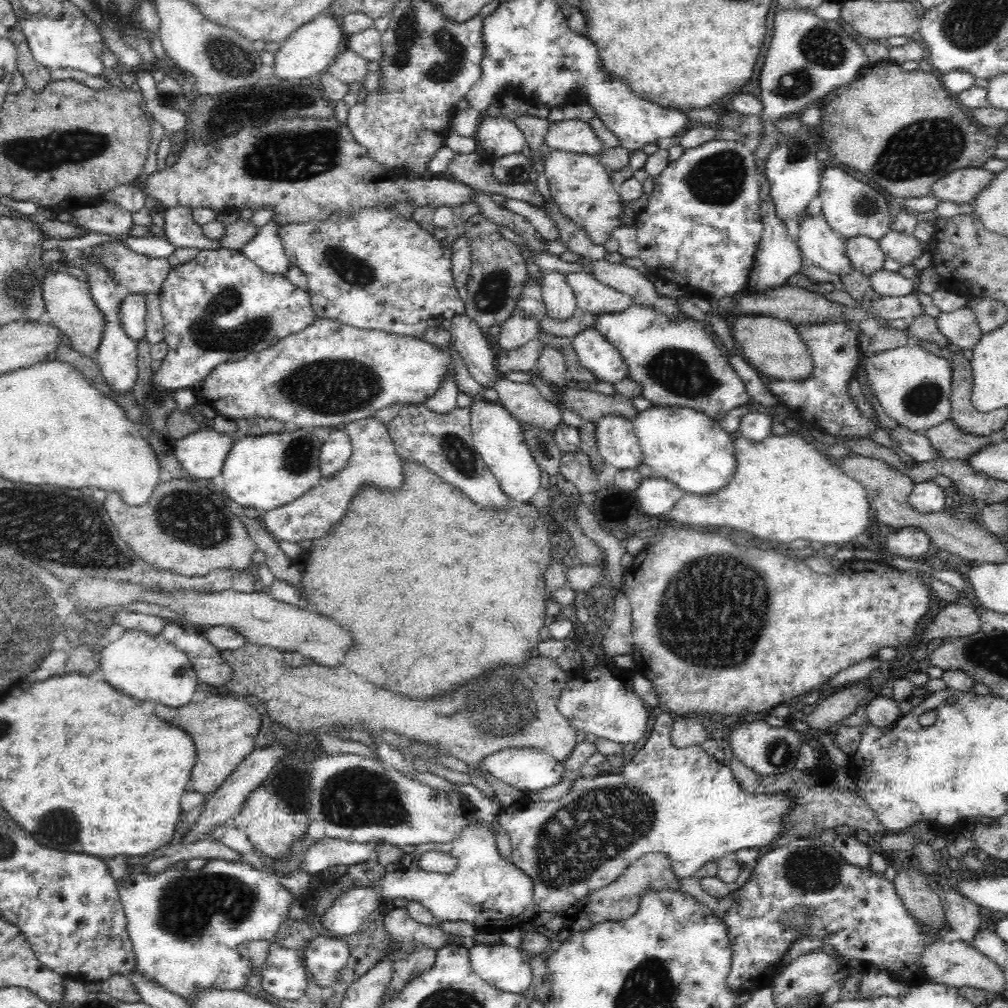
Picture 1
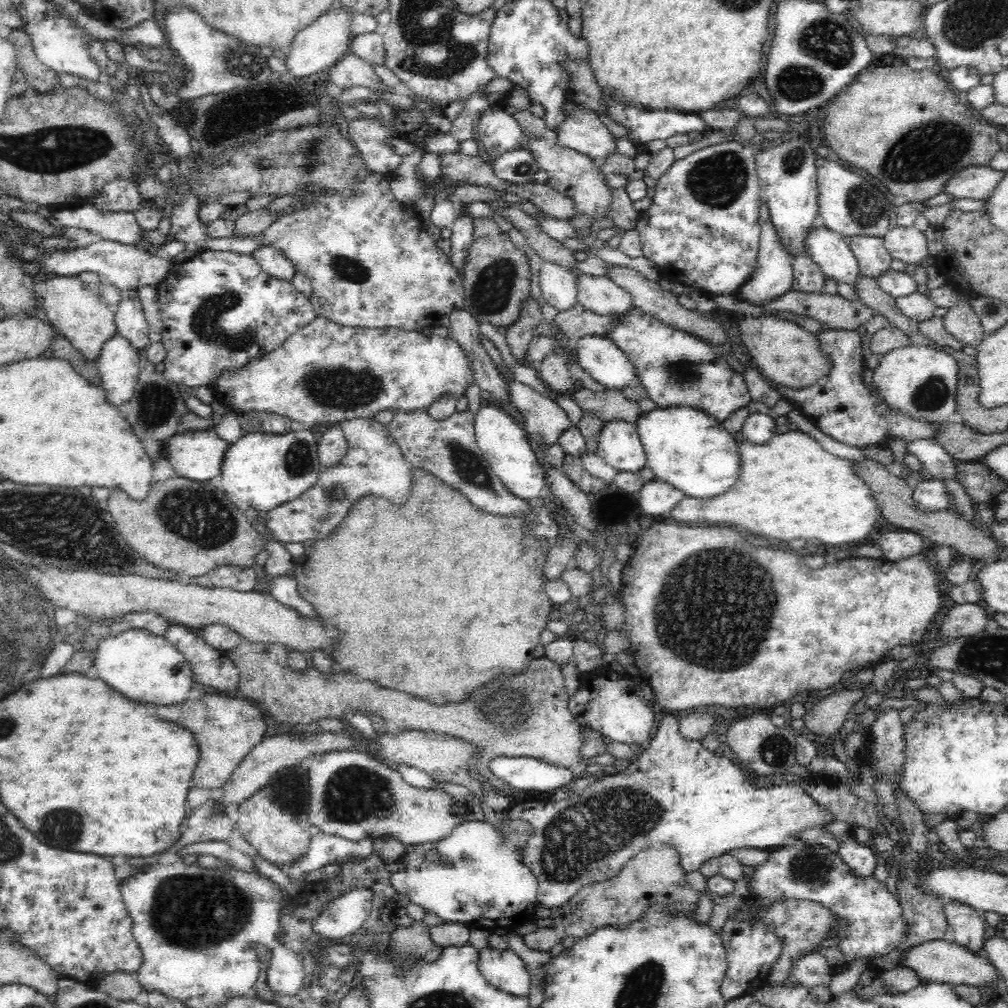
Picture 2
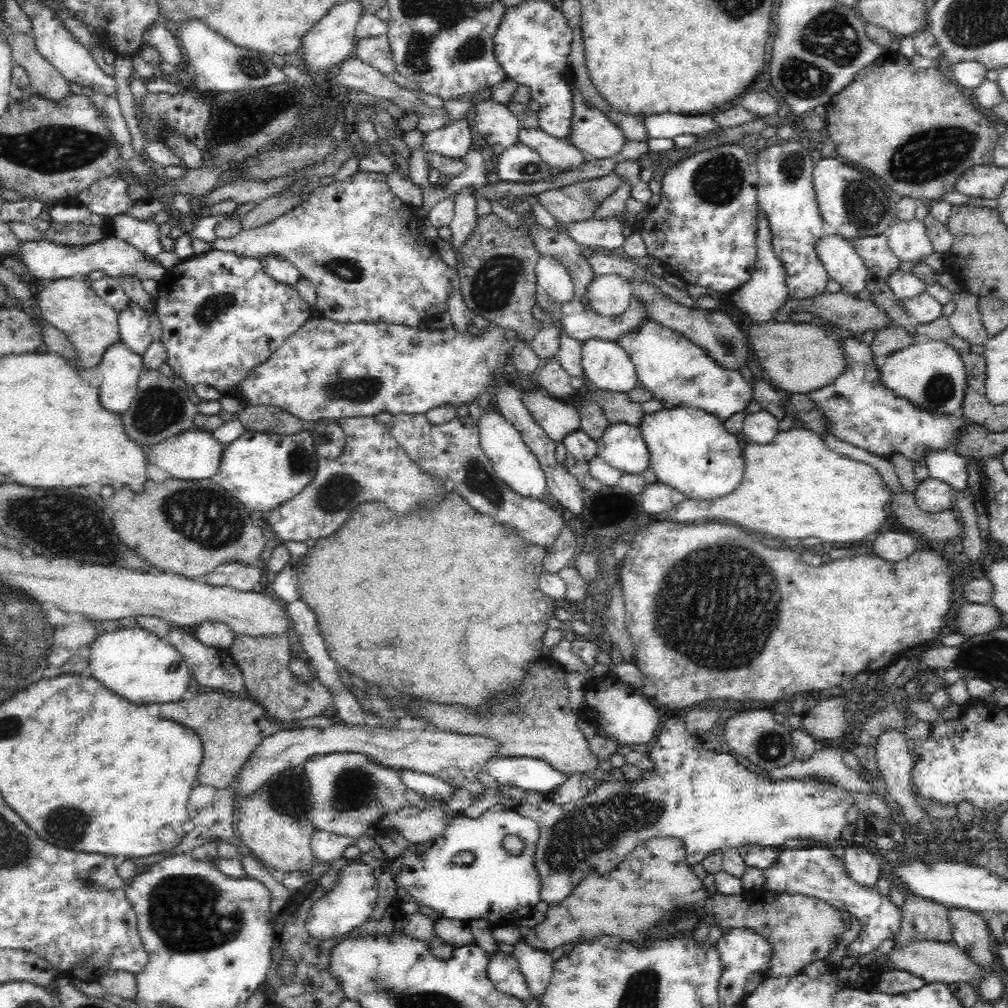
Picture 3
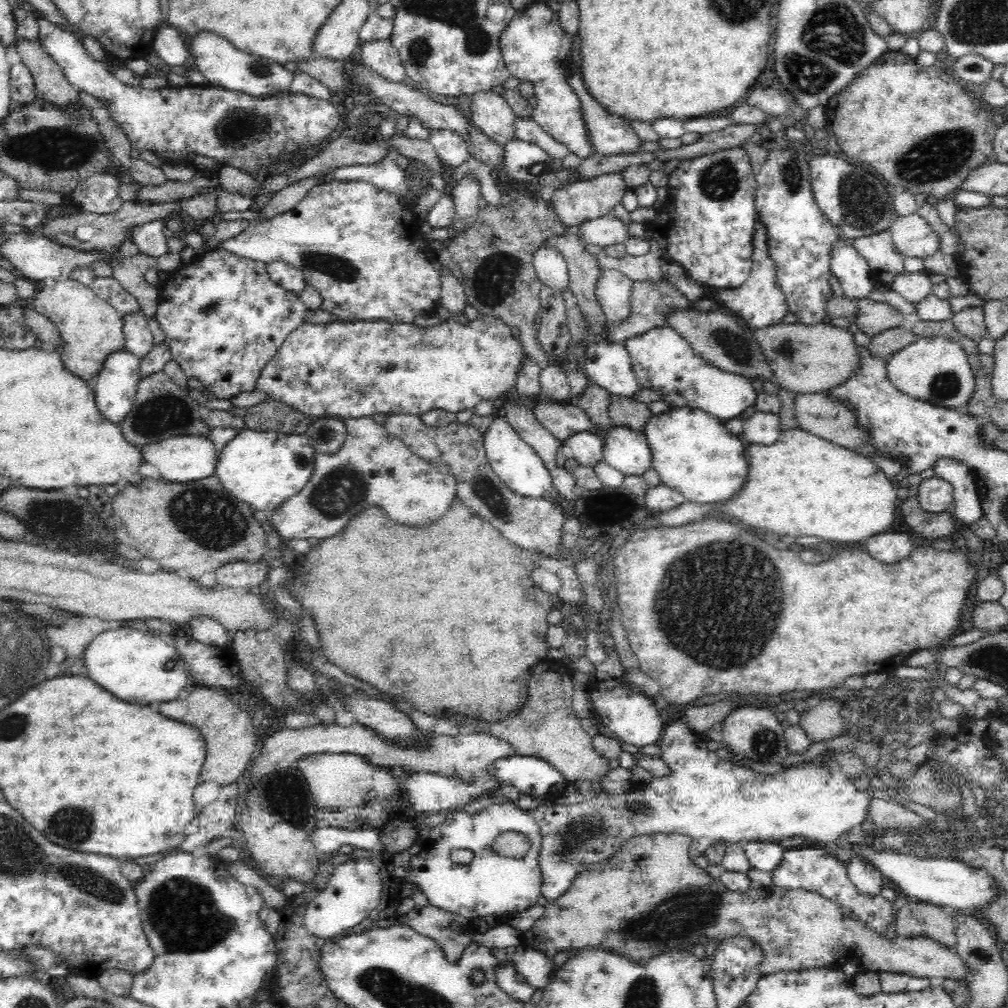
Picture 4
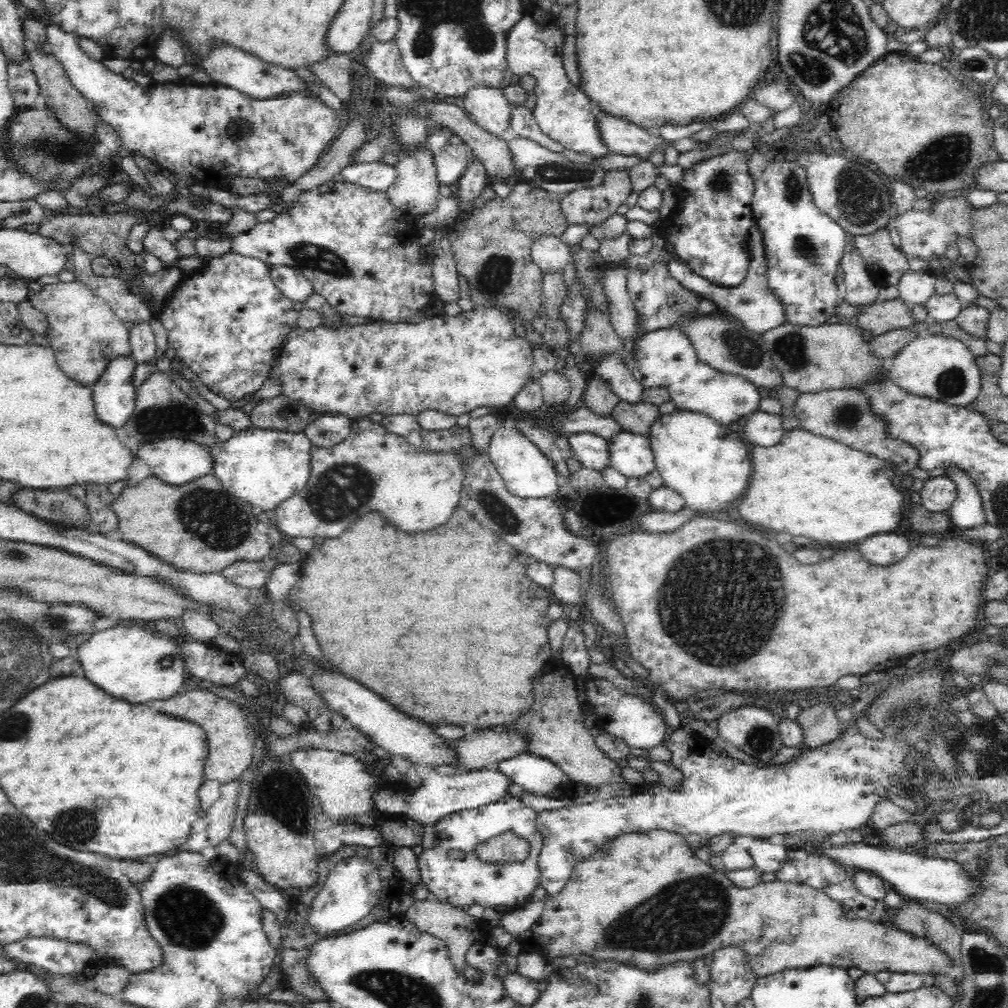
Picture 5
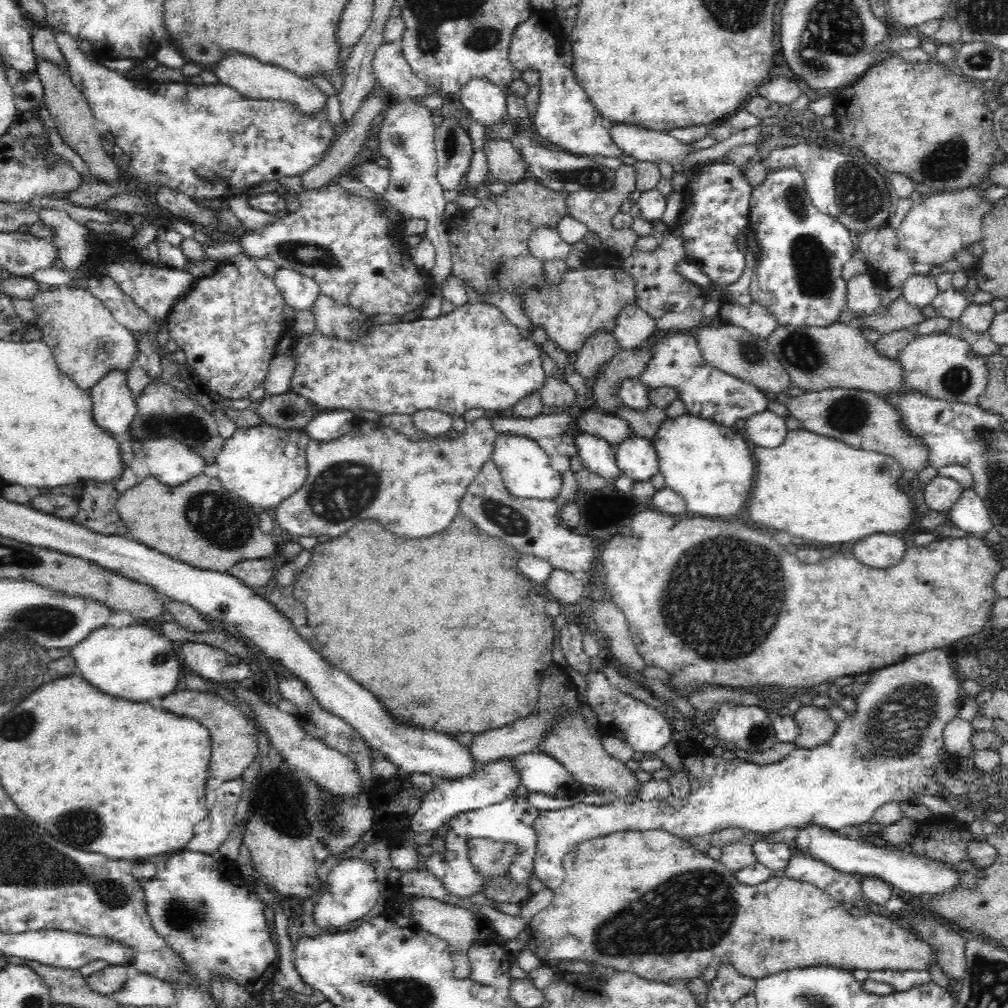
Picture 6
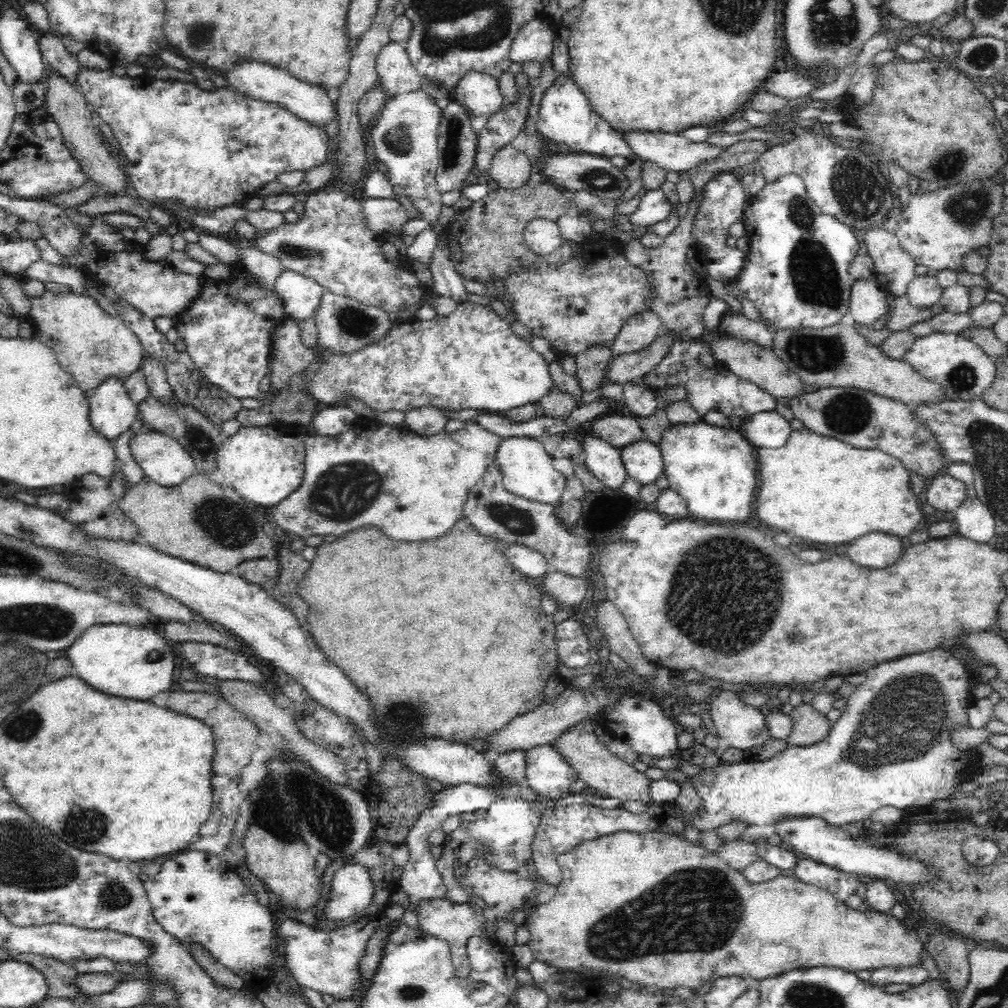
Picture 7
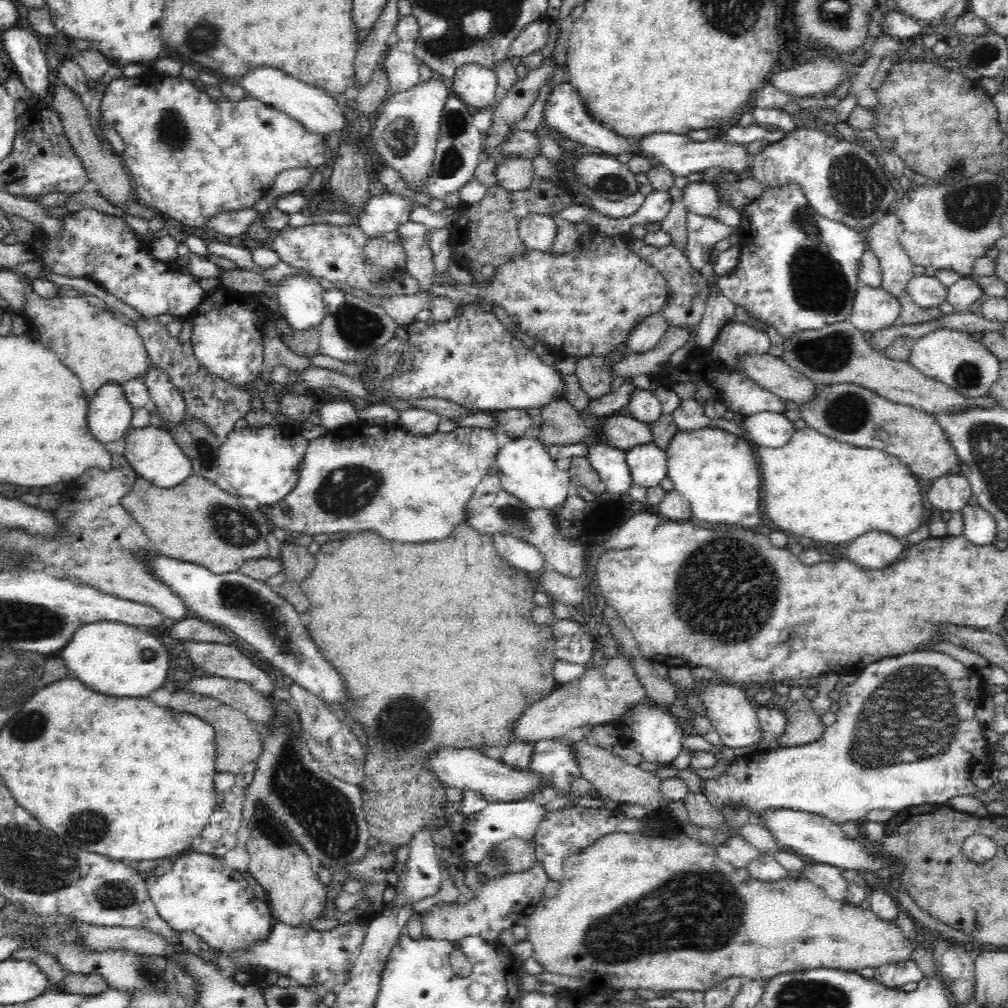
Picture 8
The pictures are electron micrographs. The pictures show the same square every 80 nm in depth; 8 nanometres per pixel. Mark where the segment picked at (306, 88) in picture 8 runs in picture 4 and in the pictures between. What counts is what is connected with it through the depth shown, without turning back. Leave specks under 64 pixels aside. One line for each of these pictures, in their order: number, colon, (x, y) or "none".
4: (220, 65)
5: (226, 66)
6: (255, 80)
7: (309, 102)

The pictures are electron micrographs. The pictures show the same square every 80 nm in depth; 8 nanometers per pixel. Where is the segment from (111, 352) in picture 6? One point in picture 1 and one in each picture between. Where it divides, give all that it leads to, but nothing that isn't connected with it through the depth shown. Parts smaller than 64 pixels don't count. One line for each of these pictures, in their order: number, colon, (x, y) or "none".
1: (67, 300)
2: (75, 310)
3: (71, 305)
4: (90, 328)
5: (85, 334)

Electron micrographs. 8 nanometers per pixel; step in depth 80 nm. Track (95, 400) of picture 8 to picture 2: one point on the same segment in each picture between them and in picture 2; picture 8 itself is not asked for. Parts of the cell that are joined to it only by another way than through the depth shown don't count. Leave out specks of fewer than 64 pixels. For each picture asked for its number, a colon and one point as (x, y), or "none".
2: (118, 365)
3: (120, 367)
4: (115, 391)
5: (114, 393)
6: (114, 408)
7: (112, 412)

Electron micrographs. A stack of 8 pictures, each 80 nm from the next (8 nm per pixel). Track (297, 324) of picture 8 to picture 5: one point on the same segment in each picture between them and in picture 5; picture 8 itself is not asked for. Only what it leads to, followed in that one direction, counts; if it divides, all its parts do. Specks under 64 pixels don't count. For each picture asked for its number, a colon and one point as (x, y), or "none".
5: (293, 284)
6: (299, 292)
7: (300, 295)

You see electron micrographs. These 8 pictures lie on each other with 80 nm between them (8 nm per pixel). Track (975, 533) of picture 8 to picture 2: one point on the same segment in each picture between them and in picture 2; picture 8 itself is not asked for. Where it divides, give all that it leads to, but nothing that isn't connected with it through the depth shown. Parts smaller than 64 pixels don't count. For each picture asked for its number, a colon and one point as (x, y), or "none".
2: (933, 458)
3: (947, 466)
4: (967, 508)
5: (967, 511)
6: (969, 513)
7: (973, 520)

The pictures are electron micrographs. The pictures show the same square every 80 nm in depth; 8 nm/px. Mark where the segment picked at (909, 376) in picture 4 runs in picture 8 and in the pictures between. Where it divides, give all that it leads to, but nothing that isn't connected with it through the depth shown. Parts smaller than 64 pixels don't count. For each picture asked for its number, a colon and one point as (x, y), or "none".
5: (940, 368)
6: (944, 367)
7: (964, 371)
8: (956, 358)

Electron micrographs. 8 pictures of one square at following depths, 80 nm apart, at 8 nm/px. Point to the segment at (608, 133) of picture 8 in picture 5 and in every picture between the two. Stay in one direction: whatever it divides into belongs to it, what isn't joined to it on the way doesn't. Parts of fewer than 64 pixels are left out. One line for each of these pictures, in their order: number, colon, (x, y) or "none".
5: (535, 45)
6: (565, 116)
7: (565, 116)

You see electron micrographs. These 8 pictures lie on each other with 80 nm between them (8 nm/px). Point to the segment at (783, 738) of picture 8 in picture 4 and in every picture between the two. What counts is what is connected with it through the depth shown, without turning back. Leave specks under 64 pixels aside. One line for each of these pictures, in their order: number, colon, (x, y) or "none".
4: (823, 721)
5: (820, 725)
6: (816, 727)
7: (809, 725)

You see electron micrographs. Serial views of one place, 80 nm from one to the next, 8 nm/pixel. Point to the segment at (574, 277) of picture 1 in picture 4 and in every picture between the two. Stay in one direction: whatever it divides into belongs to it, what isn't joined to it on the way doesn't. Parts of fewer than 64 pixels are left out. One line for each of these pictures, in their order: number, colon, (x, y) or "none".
2: (598, 294)
3: (609, 295)
4: (613, 291)

